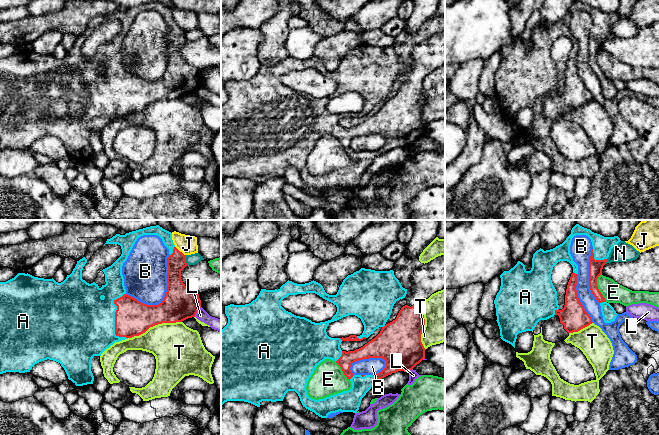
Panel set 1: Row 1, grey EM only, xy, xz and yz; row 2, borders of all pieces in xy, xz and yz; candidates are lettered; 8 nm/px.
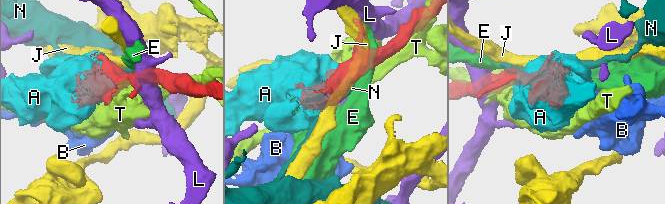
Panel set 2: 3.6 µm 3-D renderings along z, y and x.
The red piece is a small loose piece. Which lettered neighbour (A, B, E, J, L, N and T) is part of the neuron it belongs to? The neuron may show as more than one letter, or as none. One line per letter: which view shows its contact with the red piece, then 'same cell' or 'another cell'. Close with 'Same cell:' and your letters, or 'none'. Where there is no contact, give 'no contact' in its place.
A: meets red in xy; same cell
B: meets red in xy; another cell
E: meets red in yz; another cell
J: meets red in xy; another cell
L: meets red in xy; another cell
N: meets red in xy; another cell
T: meets red in xy; another cell
Same cell: A

